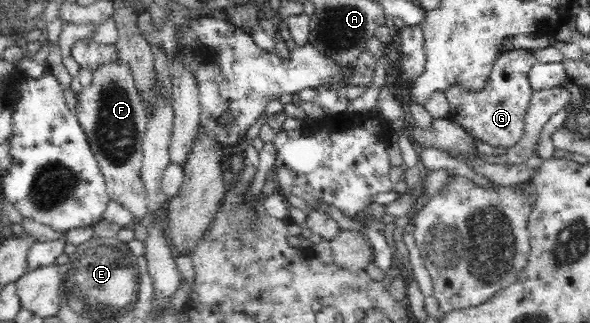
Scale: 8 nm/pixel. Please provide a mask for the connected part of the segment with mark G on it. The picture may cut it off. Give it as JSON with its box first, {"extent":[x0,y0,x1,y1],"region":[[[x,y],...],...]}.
{"extent":[445,49,537,150],"region":[[[513,49],[501,53],[494,60],[486,88],[482,88],[480,92],[467,93],[458,87],[452,87],[445,92],[450,106],[447,118],[458,122],[466,132],[478,137],[478,140],[508,150],[522,138],[524,132],[526,110],[534,92],[529,80],[534,64],[537,61],[532,51]]]}

